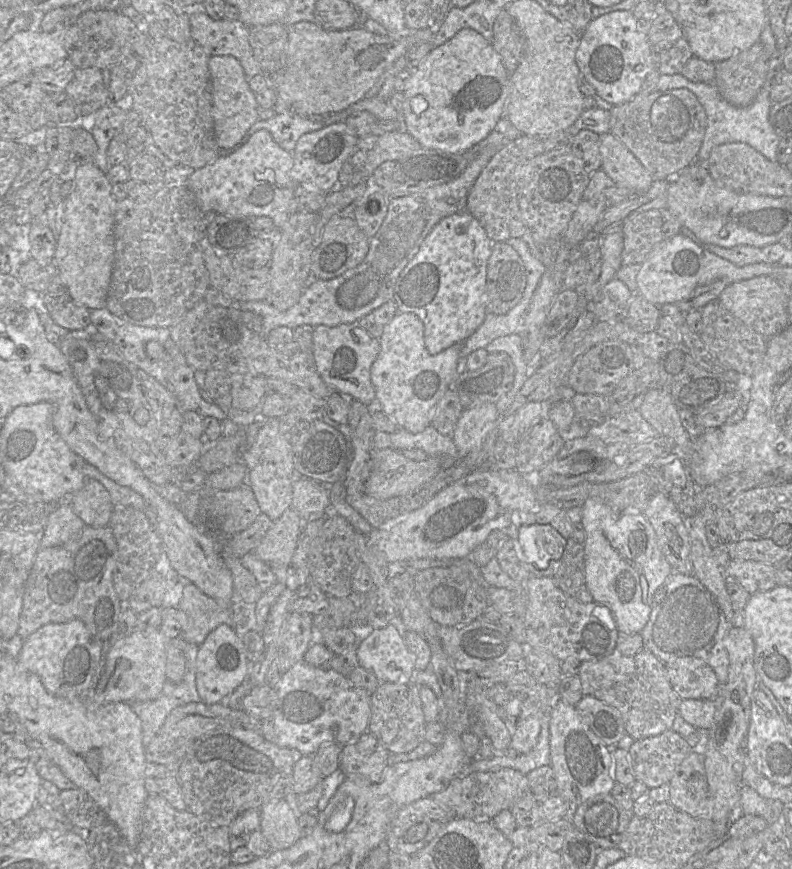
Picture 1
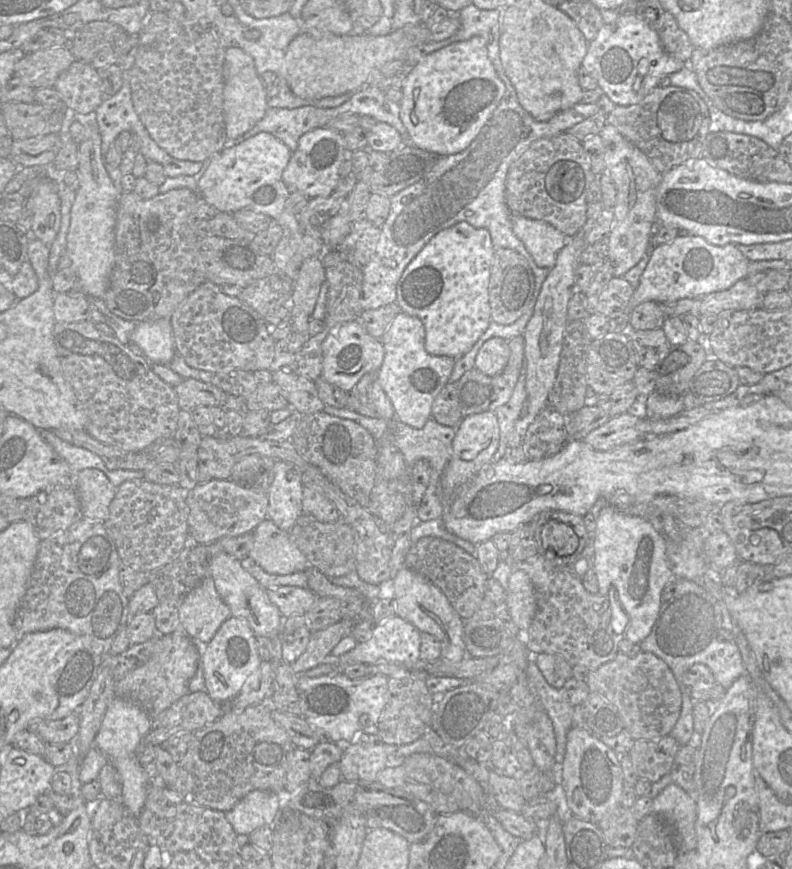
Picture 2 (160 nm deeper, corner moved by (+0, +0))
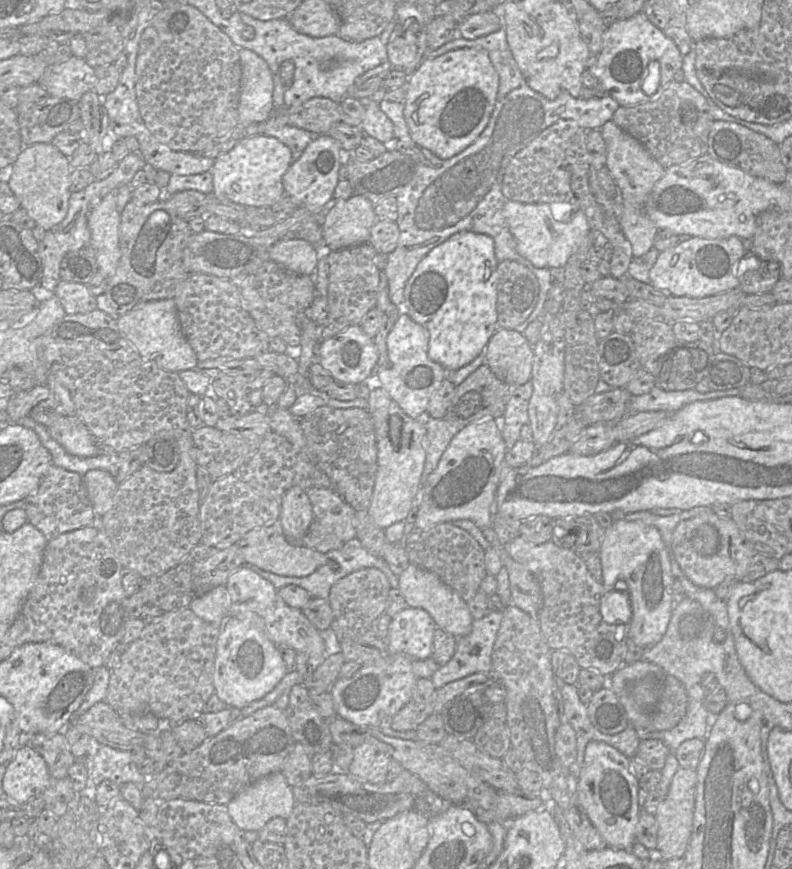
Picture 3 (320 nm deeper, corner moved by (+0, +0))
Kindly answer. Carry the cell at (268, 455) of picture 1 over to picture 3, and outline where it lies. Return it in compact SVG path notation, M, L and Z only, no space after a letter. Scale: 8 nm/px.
M298 486L288 489L281 499L279 514L283 534L302 538L313 522L313 510L306 491Z

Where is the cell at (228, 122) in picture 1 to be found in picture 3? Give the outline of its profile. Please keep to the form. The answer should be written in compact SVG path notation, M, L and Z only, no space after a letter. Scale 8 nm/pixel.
M239 48L239 57L242 69L239 123L264 123L274 111L272 73L267 63L251 50Z

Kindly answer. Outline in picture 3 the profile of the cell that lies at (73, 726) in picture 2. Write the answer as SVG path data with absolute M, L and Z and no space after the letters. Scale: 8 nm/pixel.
M99 702L81 716L74 718L70 726L90 735L97 744L122 751L133 751L144 745L147 733L126 728L122 716L106 702Z

